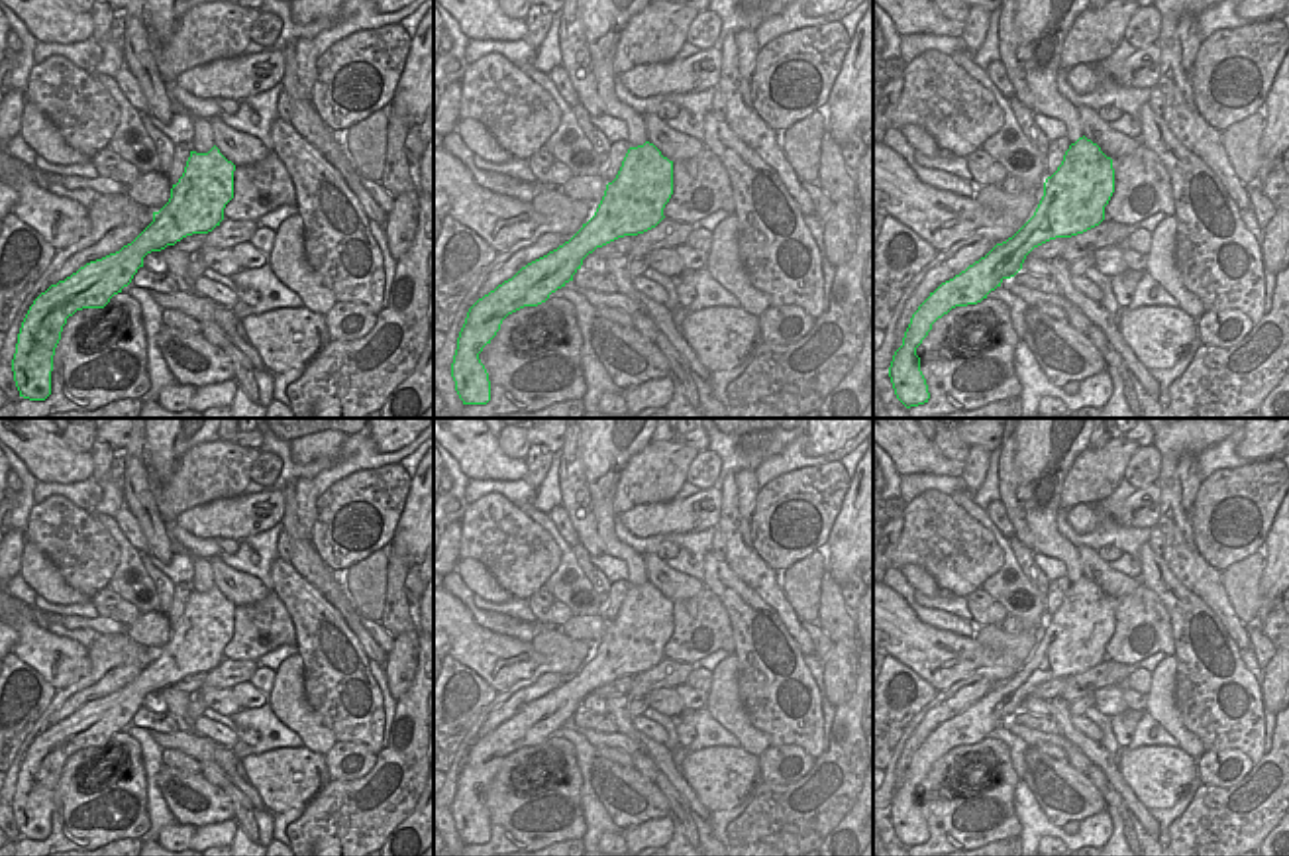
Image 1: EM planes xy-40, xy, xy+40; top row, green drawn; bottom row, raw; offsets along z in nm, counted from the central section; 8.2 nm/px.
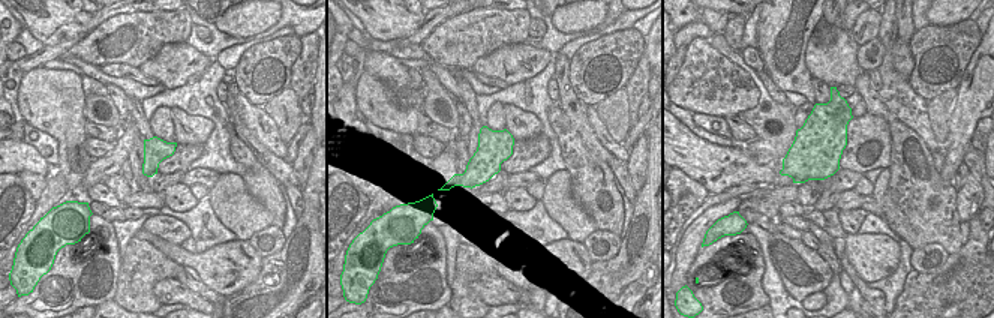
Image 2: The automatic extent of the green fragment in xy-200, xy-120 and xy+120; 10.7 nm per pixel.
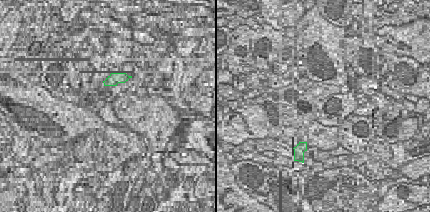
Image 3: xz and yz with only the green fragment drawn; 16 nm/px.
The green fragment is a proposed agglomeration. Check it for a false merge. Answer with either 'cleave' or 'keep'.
keep

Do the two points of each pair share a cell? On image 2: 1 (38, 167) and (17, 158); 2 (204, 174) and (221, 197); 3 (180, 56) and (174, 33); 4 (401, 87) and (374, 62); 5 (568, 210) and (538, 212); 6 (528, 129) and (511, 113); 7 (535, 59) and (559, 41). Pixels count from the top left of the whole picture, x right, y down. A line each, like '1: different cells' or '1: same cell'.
1: same cell
2: different cells
3: different cells
4: same cell
5: different cells
6: same cell
7: different cells

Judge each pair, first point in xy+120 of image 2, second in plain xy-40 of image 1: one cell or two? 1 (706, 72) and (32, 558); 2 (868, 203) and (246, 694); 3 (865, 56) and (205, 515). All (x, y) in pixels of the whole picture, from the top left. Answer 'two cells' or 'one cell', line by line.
1: two cells
2: one cell
3: one cell

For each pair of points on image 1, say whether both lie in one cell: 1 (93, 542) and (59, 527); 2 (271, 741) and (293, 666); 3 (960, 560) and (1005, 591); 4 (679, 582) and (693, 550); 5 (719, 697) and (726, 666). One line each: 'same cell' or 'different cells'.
1: same cell
2: different cells
3: different cells
4: different cells
5: same cell

